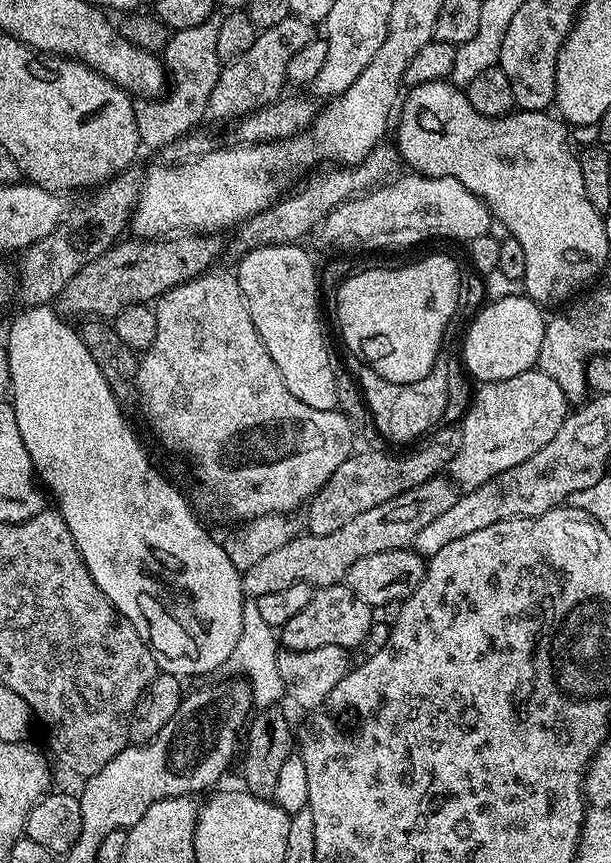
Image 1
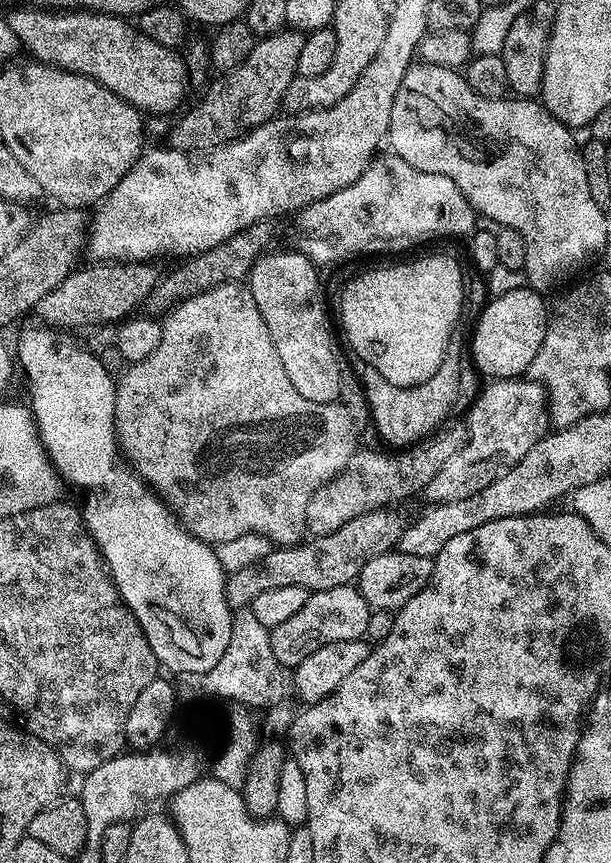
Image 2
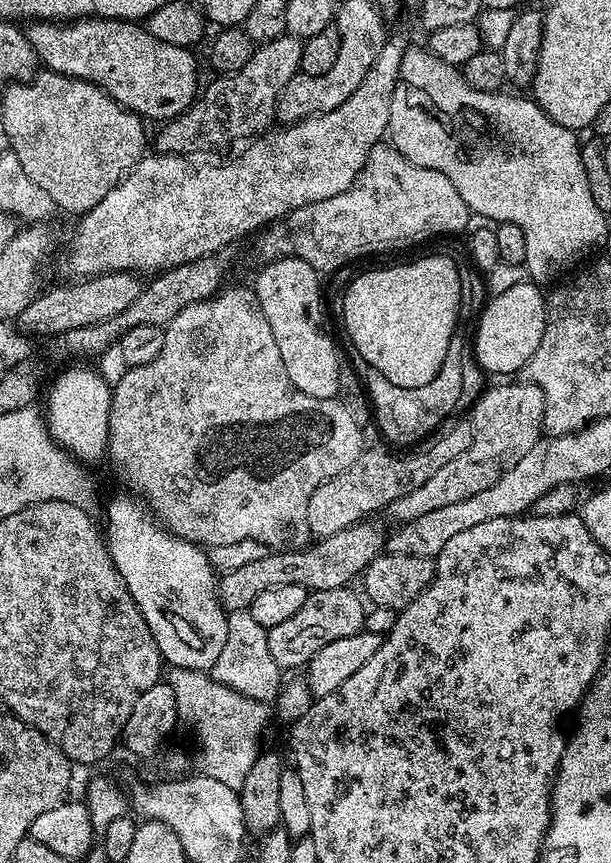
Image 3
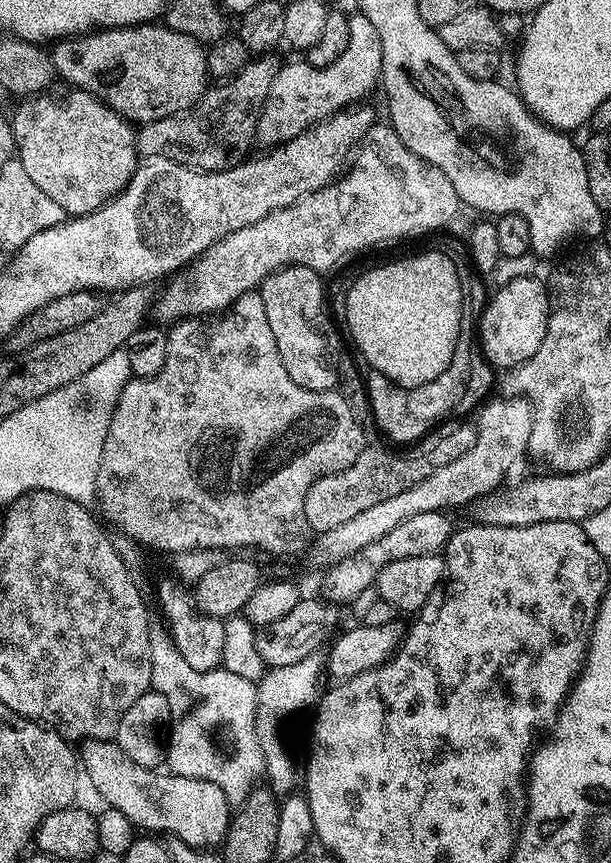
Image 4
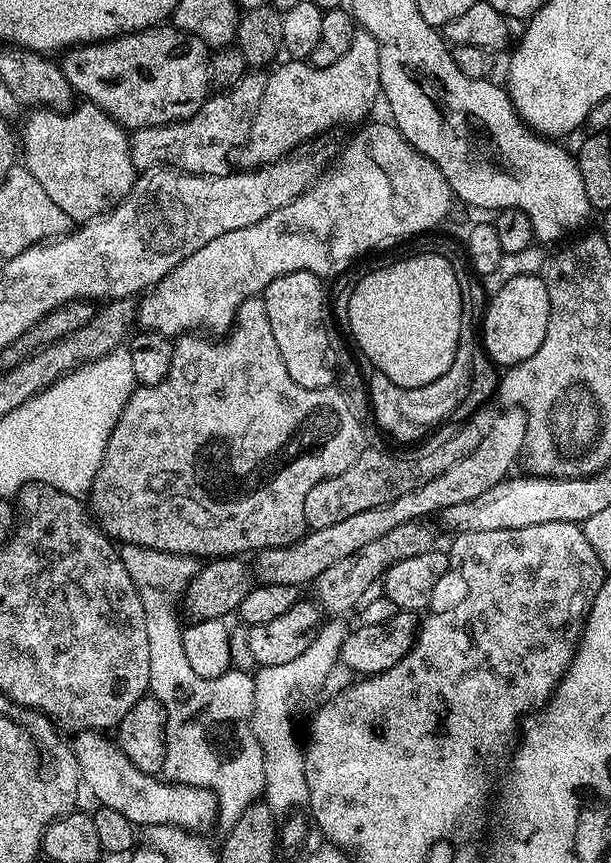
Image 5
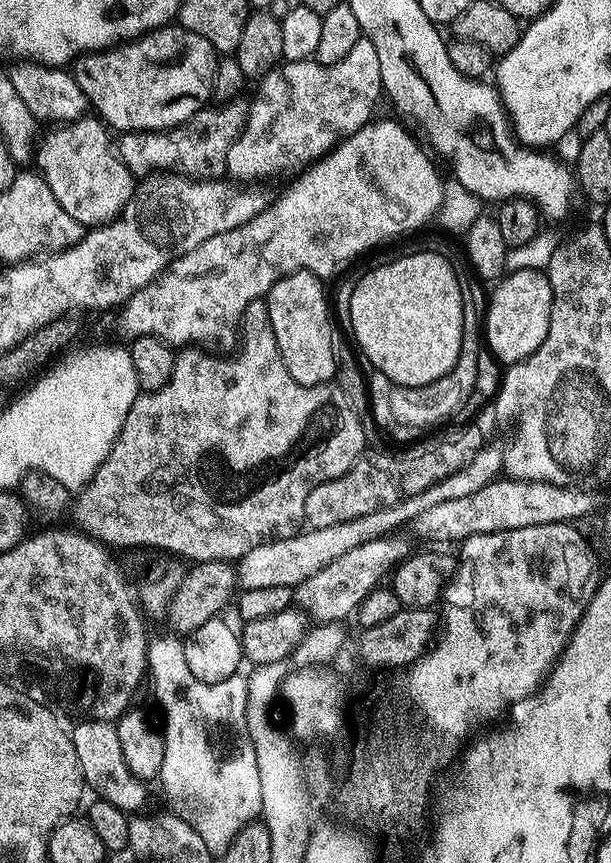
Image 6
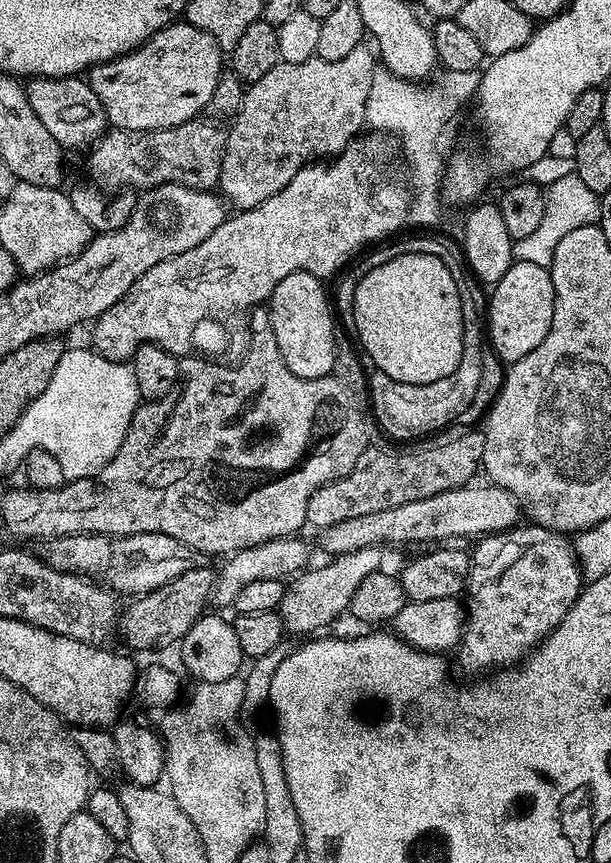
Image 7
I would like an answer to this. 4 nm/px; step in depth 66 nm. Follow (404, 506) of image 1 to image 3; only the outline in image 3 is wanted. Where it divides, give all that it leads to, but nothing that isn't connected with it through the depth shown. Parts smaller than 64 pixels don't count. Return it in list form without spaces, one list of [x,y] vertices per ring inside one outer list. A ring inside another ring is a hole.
[[[376,522],[352,524],[338,534],[325,536],[309,543],[306,548],[293,552],[269,551],[266,558],[250,562],[239,570],[224,572],[218,580],[218,595],[221,604],[228,612],[247,609],[262,594],[273,586],[302,586],[311,591],[334,590],[351,585],[352,579],[359,577],[375,556],[381,555],[386,548],[386,532]]]

